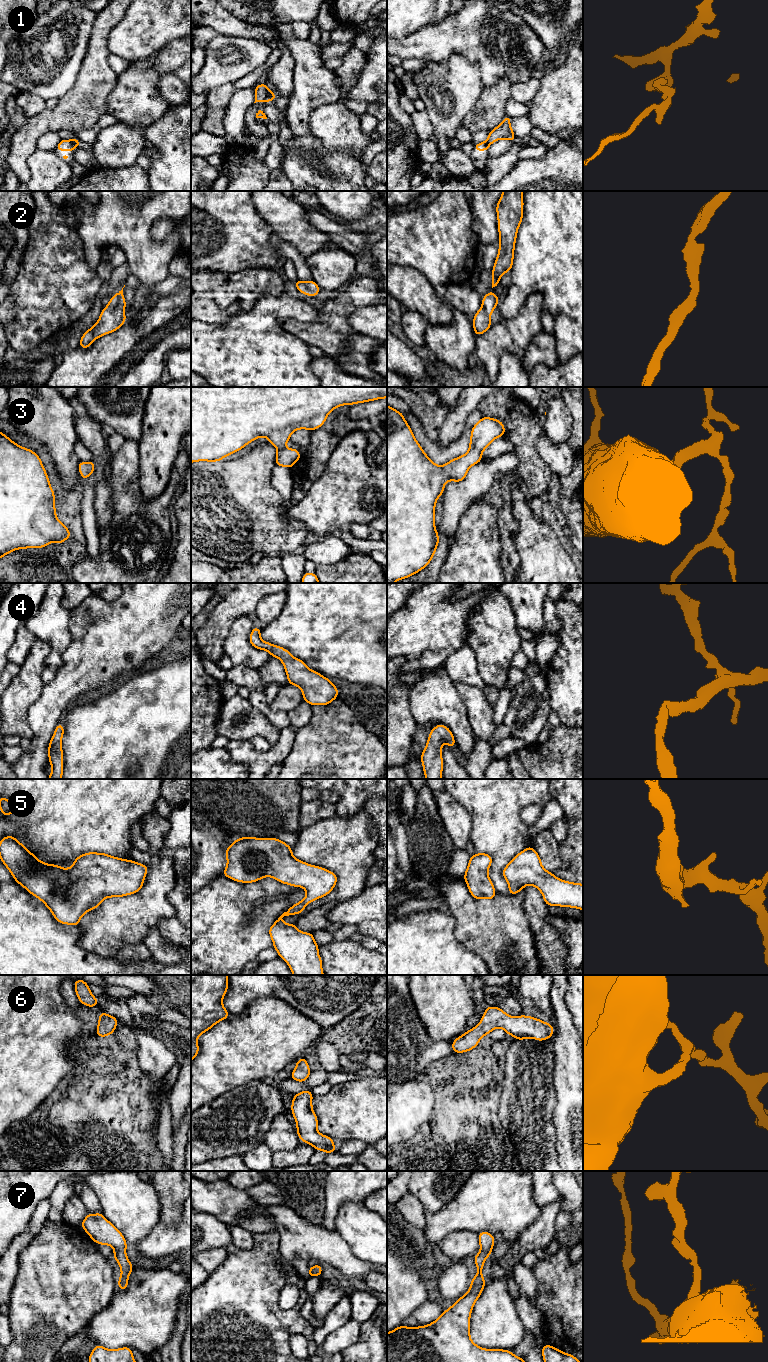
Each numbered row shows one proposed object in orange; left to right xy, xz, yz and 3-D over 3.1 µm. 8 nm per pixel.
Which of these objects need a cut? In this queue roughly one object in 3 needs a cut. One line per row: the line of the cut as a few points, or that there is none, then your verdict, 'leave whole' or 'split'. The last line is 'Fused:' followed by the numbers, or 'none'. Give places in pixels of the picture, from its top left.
1: xz (271, 92), (263, 101) | split
2: no cut | leave whole
3: no cut | leave whole
4: no cut | leave whole
5: no cut | leave whole
6: no cut | leave whole
7: no cut | leave whole
Fused: 1

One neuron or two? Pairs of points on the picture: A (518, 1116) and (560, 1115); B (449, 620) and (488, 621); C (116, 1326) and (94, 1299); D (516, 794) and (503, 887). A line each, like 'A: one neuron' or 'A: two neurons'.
A: two neurons
B: two neurons
C: two neurons
D: one neuron

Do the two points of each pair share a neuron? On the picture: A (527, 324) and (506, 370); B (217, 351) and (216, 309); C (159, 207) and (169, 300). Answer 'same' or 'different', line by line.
A: different
B: different
C: different

